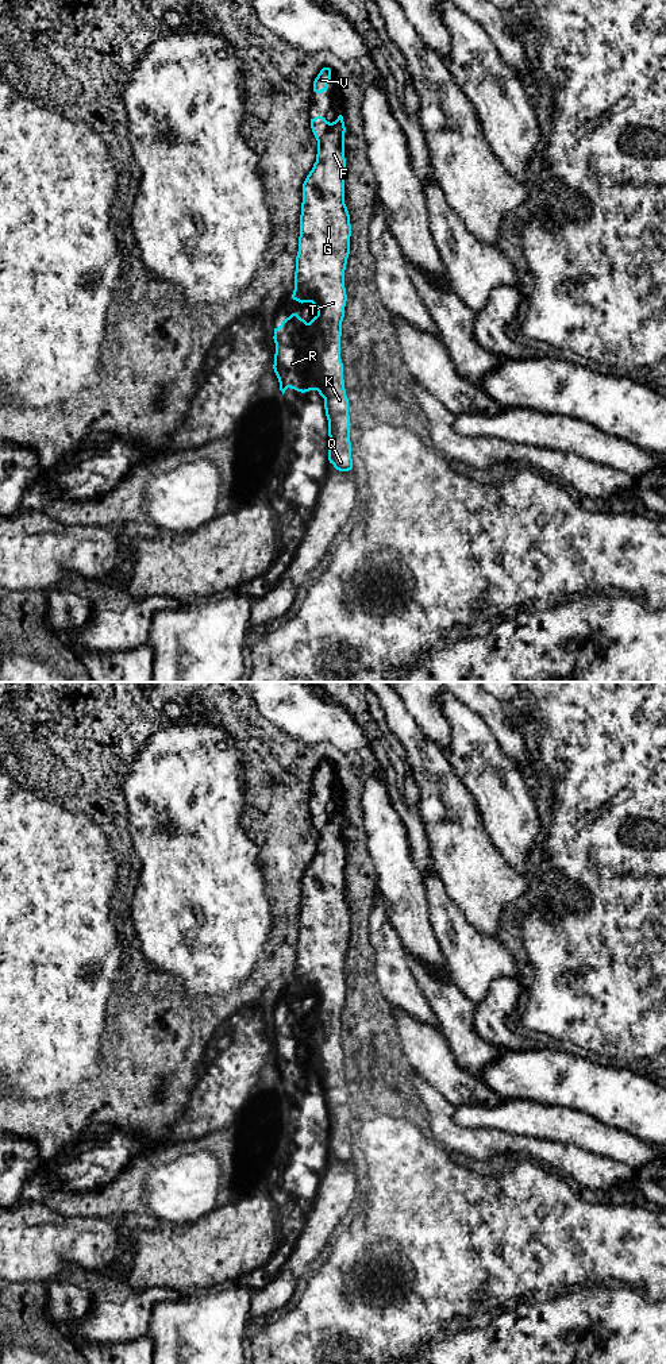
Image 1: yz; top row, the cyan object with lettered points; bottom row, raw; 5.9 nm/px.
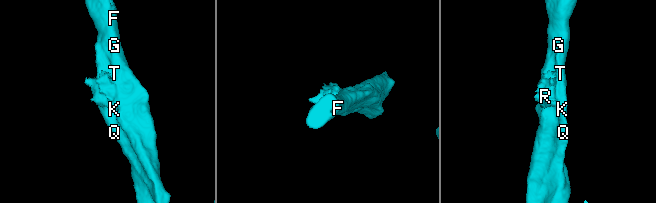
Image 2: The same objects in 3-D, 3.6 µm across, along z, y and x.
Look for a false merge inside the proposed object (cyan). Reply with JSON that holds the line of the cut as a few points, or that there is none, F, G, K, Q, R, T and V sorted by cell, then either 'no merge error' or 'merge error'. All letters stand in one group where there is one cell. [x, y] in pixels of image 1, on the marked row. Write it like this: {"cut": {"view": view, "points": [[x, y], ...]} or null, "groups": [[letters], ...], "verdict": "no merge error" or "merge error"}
{"cut": {"view": "yz", "points": [[305, 323], [310, 340], [310, 372], [316, 381], [316, 389]]}, "groups": [["F", "G", "K", "Q", "T", "V"], ["R"]], "verdict": "merge error"}

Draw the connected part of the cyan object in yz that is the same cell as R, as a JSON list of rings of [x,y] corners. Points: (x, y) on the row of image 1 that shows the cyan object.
[[[297,313],[286,317],[274,328],[274,373],[282,394],[288,388],[305,393],[317,389],[317,381],[311,373],[311,340],[307,321]]]

